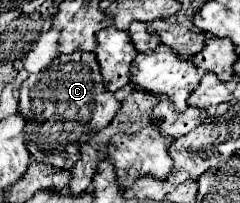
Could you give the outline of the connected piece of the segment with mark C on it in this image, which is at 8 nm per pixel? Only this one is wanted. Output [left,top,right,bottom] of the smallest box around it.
[18,52,118,170]

